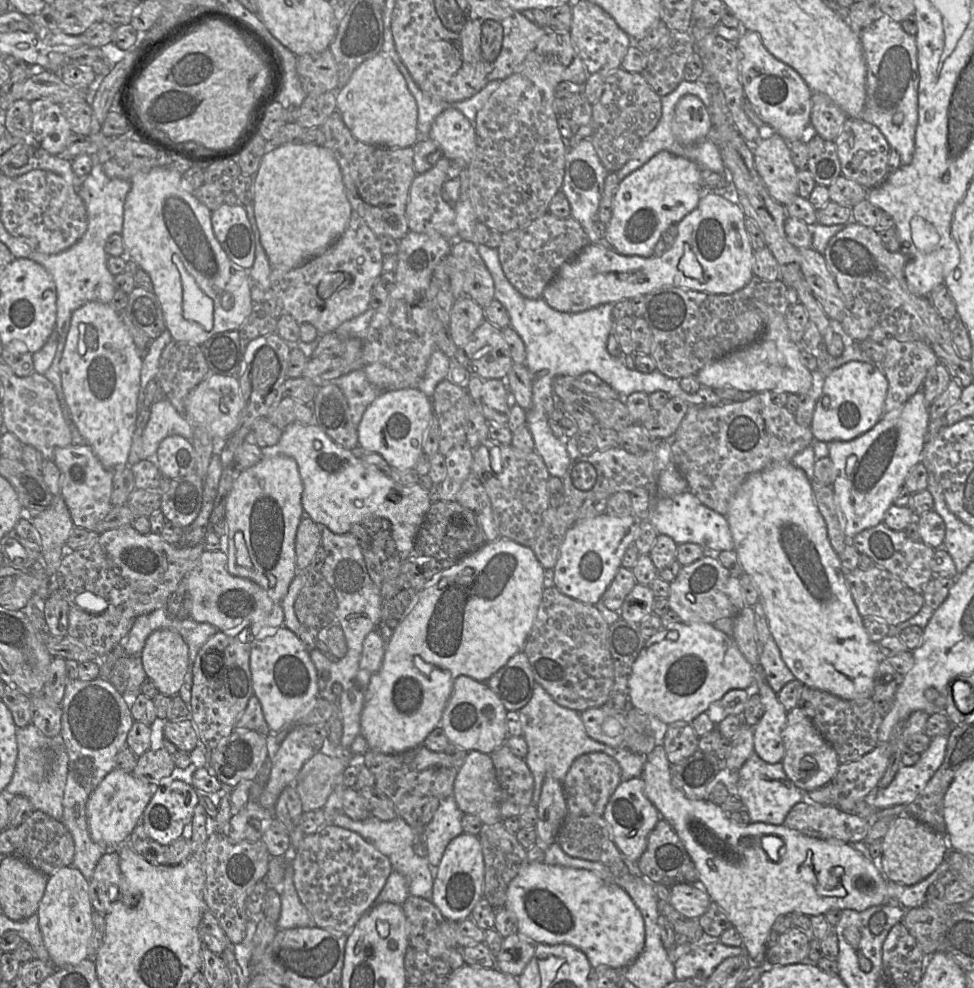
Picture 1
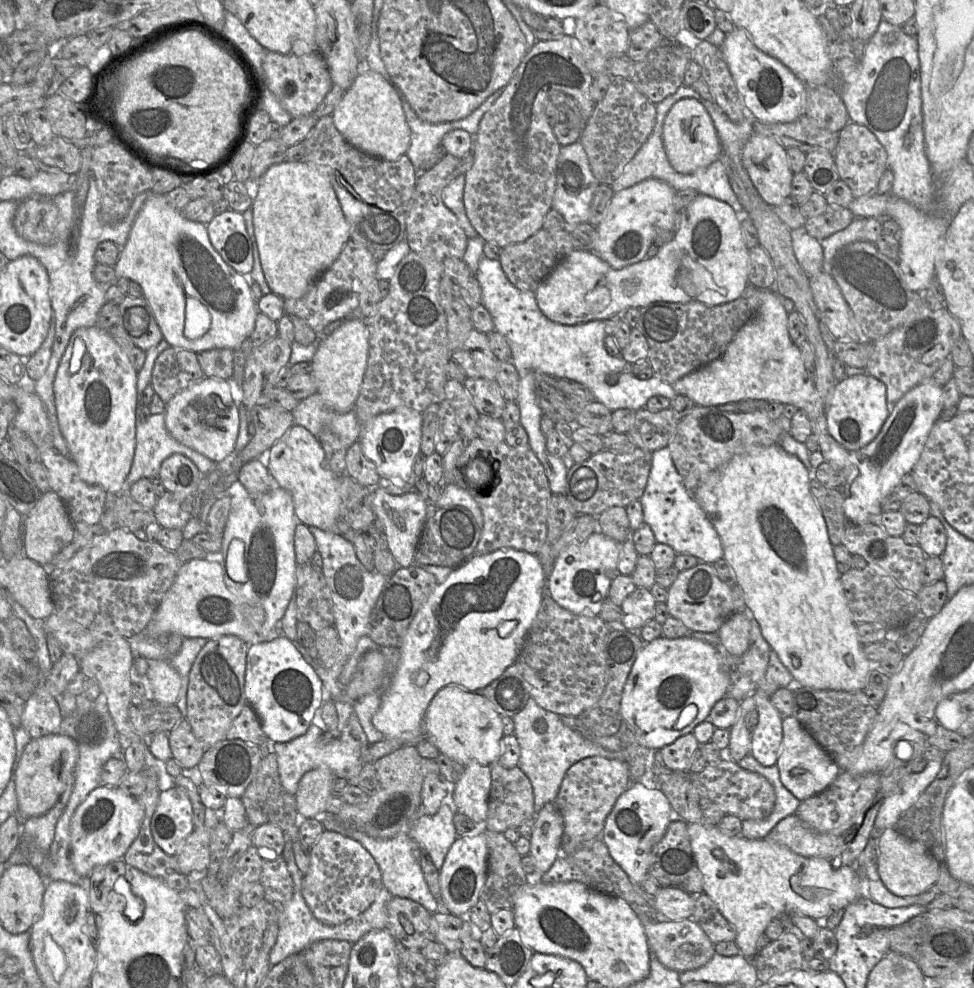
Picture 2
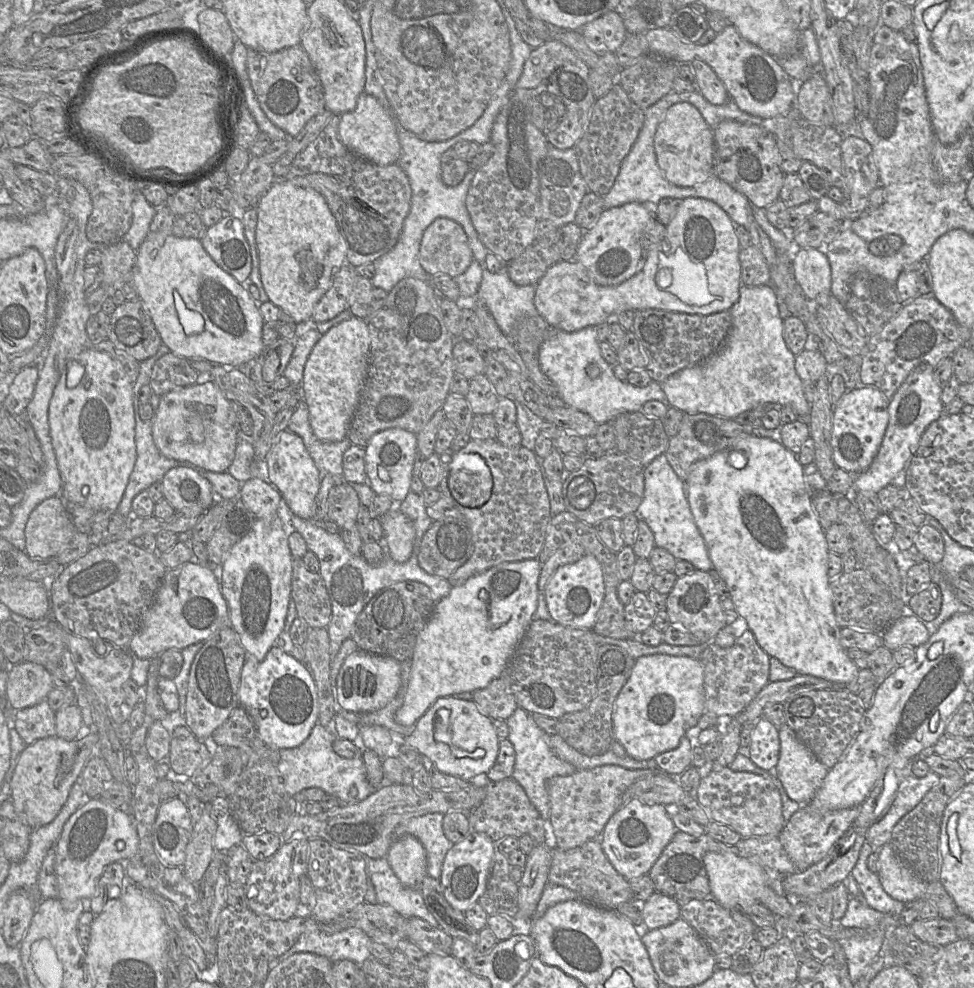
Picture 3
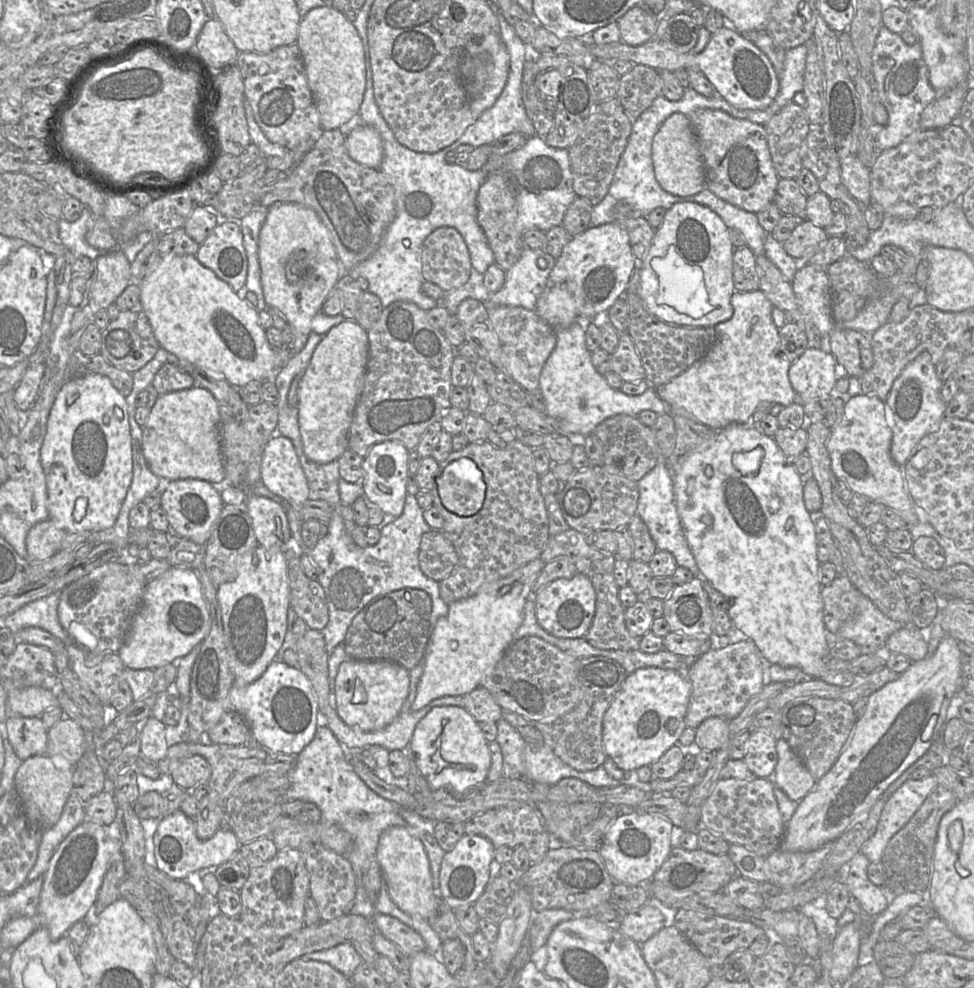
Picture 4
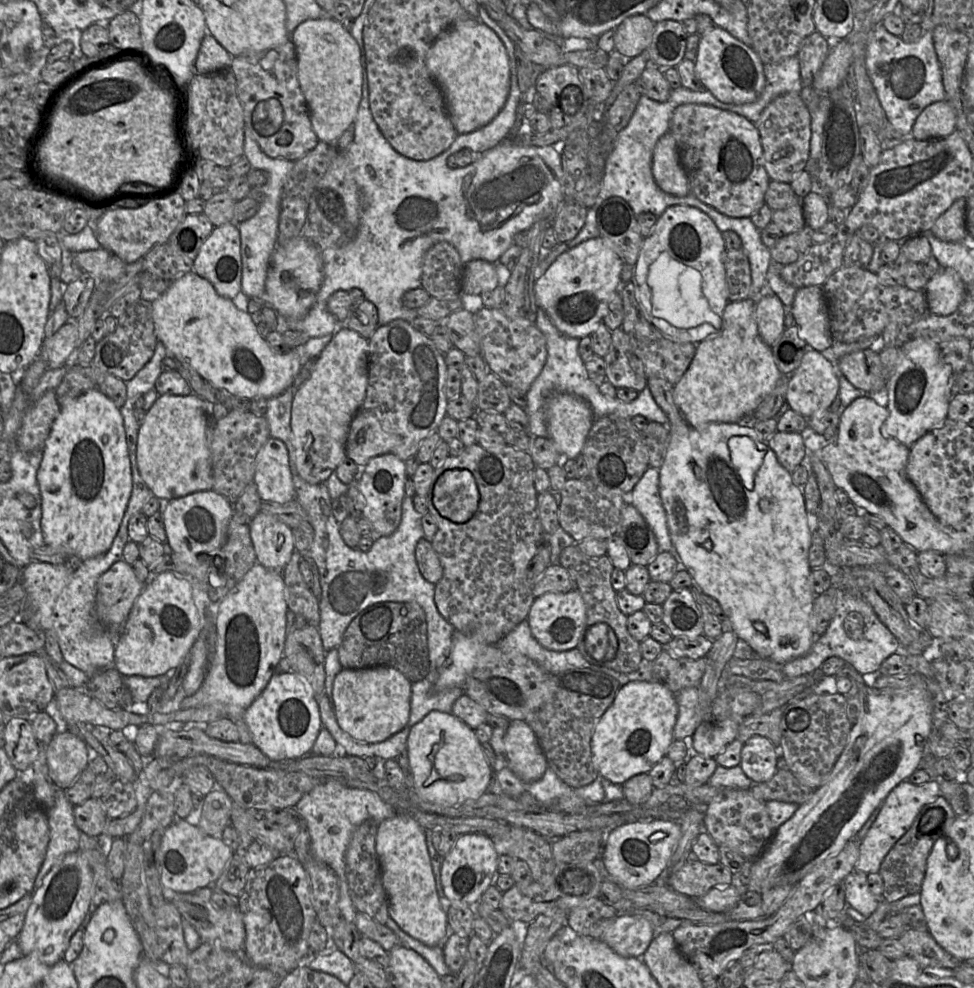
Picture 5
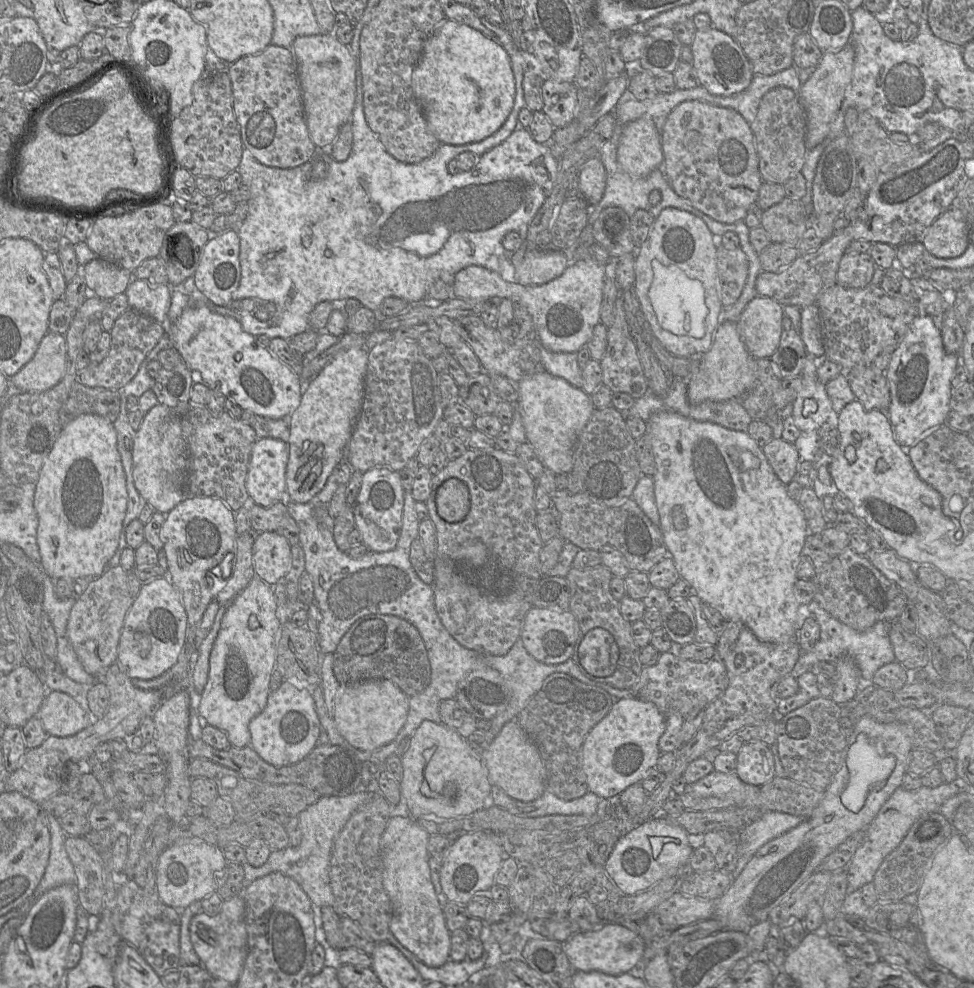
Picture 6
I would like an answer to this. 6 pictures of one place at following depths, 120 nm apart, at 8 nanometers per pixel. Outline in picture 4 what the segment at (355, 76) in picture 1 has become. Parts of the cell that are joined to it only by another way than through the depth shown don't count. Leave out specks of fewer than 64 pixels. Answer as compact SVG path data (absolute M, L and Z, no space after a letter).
M359 124L345 139L347 152L355 162L379 169L384 157L383 141L373 127Z

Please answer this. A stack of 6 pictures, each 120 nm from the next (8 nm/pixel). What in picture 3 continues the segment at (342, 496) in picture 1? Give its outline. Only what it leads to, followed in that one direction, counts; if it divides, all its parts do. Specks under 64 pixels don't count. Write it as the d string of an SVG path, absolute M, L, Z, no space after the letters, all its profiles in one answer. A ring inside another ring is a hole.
M289 430L282 431L268 451L265 461L271 484L279 491L291 512L300 518L311 520L316 511L320 471L309 455L303 440ZM398 505L381 517L380 521L389 556L395 562L406 562L413 551L416 535L414 523L398 509Z

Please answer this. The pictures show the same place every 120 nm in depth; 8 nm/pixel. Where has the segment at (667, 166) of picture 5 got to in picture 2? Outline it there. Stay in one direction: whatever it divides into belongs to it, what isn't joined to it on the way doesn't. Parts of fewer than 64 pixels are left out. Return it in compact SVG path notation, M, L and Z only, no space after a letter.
M682 98L668 111L663 124L663 145L672 168L690 174L719 159L721 144L713 122L704 106L694 98Z

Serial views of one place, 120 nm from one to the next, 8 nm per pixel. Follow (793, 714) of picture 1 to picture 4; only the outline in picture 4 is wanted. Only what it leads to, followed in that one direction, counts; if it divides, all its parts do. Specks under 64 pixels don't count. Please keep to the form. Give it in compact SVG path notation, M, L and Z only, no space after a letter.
M784 738L777 741L776 749L778 761L772 780L789 799L800 801L812 790L817 780L811 775Z

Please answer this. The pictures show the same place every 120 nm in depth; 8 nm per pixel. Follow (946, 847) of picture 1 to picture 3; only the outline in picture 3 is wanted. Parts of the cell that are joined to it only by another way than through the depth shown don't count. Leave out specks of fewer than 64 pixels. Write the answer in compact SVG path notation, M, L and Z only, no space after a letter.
M891 843L879 849L878 876L885 892L903 903L924 897L927 882L901 862Z

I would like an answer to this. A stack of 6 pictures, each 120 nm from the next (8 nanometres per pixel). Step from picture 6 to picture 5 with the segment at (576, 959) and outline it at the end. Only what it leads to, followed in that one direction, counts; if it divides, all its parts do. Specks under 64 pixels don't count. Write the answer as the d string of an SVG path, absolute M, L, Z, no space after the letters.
M620 913L599 939L622 957L641 958L654 938L651 923L640 915Z

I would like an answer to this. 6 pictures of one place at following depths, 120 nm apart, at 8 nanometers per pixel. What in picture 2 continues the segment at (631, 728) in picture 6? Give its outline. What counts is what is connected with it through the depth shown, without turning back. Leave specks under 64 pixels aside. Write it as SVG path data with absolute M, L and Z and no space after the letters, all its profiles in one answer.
M663 636L645 643L639 651L632 666L631 672L624 685L620 712L627 728L634 734L637 742L648 749L662 749L662 747L673 743L677 738L689 732L693 732L695 726L706 720L714 704L727 695L730 686L729 667L726 666L726 658L715 646L692 636L668 639Z

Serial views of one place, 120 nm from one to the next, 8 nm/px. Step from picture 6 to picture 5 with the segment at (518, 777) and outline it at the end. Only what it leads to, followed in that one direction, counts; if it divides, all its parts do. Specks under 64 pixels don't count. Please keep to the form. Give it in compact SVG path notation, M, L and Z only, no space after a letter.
M510 720L504 746L507 767L522 781L532 783L544 775L548 768L547 759L537 736L526 721Z

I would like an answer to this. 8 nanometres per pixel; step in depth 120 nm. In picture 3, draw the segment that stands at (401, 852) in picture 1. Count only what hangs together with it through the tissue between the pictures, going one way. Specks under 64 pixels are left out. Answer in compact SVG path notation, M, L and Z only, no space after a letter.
M386 857L365 858L367 875L374 886L377 902L389 905L404 917L416 917L439 926L428 910L420 888L403 885Z

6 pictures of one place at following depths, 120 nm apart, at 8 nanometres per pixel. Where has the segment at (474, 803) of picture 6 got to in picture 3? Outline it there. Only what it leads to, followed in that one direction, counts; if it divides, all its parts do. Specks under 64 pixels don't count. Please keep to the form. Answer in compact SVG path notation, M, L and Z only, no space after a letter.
M442 697L418 720L414 731L404 737L404 744L428 757L445 774L471 782L476 787L490 784L487 773L499 754L499 743L491 719L483 715L473 700Z

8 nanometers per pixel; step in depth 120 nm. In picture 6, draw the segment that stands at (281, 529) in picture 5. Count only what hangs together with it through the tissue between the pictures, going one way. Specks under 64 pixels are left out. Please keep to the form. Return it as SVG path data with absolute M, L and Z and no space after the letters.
M275 531L258 533L253 545L257 577L274 586L288 573L291 561L291 546L284 536Z

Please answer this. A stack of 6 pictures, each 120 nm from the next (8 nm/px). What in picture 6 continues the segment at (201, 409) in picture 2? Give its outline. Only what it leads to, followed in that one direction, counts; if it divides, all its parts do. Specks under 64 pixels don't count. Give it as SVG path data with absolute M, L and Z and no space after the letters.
M158 403L144 416L136 431L133 454L132 476L134 485L156 512L167 514L186 499L189 451L183 438L180 418L172 408Z

